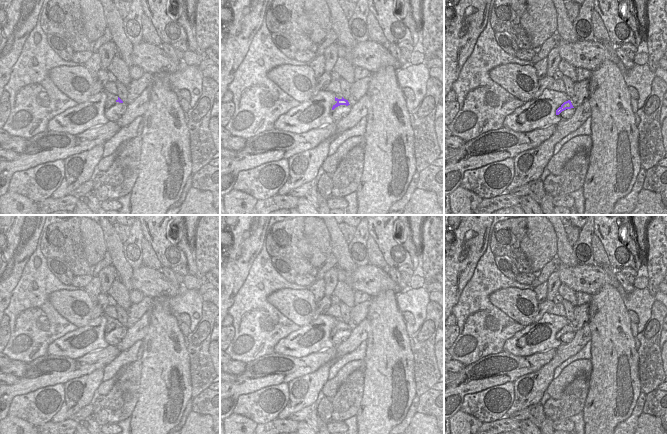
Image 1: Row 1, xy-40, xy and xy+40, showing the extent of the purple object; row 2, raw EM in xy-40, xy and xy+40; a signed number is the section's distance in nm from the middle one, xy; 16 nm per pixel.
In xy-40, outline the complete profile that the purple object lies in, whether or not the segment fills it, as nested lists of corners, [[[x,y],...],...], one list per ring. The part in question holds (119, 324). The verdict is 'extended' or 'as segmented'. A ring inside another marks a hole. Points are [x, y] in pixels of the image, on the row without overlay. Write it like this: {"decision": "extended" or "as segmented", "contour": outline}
{"decision": "extended", "contour": [[[103,314],[107,319],[104,339],[112,346],[117,346],[117,344],[125,337],[127,333],[127,328],[124,327],[117,319],[111,318],[106,314]]]}

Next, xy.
{"decision": "extended", "contour": [[[336,319],[335,327],[331,330],[331,340],[335,346],[340,345],[346,341],[351,334],[348,324],[344,323],[341,319]]]}

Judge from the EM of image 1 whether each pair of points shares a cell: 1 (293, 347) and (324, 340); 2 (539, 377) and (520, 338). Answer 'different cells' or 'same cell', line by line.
1: same cell
2: different cells

